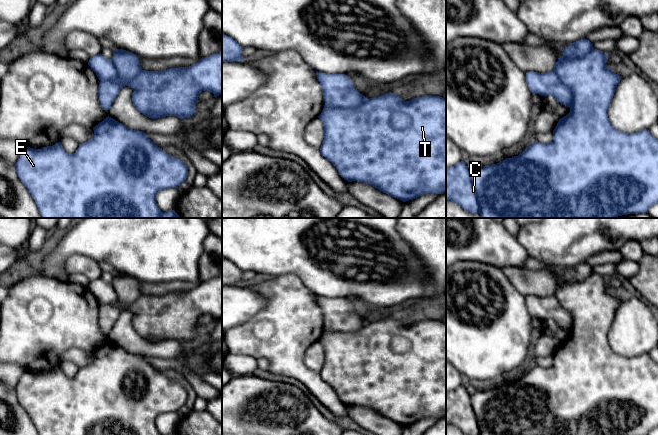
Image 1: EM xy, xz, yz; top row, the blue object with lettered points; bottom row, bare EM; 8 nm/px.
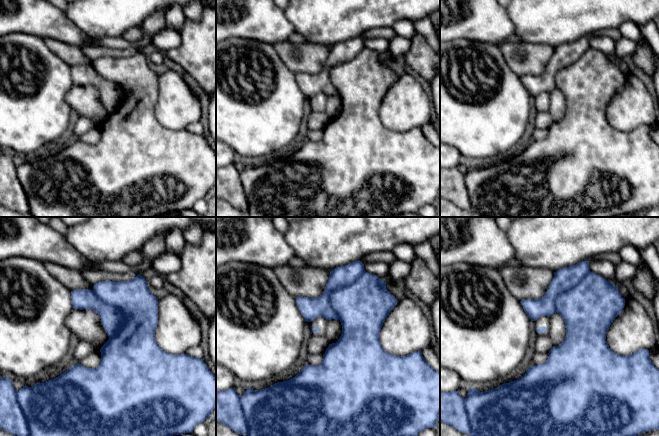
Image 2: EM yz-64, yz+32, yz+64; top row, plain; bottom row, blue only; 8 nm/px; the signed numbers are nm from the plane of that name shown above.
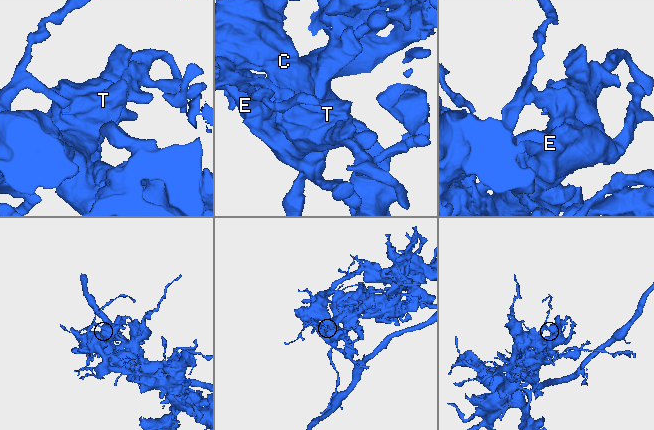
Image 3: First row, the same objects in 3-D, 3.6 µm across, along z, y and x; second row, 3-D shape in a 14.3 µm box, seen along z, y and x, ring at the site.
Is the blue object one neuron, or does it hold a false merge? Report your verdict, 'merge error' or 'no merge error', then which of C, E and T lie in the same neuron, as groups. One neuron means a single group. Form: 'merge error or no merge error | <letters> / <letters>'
no merge error | C E T

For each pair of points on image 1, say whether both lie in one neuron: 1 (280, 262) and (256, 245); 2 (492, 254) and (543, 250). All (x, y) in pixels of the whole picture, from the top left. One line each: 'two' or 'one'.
1: one
2: two

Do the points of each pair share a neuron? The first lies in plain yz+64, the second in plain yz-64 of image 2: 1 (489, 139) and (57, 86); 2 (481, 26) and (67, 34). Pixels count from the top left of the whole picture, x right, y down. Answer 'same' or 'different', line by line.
1: same
2: same

